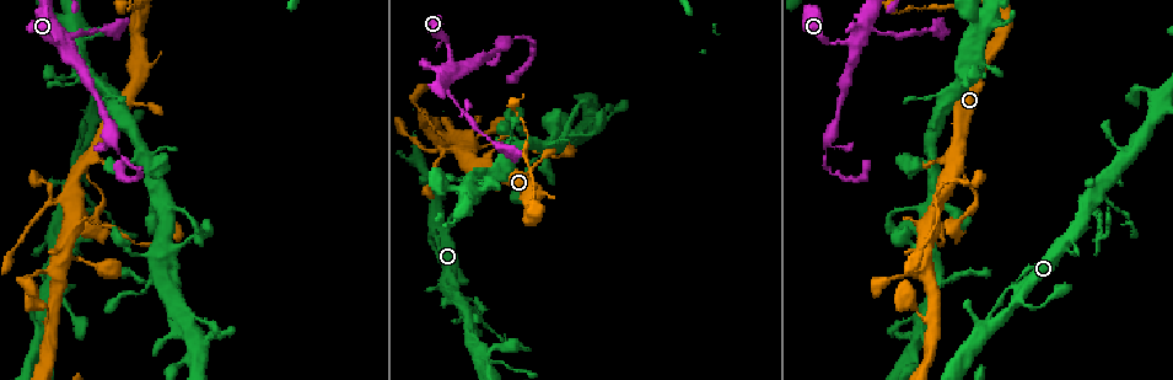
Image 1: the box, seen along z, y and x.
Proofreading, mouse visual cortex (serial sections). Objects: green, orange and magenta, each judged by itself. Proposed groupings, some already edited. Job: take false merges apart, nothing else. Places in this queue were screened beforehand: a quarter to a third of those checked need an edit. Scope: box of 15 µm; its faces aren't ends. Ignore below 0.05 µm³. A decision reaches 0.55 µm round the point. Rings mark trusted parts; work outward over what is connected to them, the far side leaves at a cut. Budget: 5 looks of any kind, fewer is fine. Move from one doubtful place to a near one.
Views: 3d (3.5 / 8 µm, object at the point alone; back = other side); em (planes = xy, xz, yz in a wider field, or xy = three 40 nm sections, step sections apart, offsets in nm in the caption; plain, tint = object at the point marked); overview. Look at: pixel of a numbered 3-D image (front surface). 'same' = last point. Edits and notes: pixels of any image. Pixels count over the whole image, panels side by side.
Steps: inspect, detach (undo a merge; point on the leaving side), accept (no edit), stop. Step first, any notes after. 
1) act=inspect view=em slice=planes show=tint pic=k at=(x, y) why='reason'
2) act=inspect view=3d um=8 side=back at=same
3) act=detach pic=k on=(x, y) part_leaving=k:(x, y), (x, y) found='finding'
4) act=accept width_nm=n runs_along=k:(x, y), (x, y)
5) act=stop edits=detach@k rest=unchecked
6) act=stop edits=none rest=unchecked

act=inspect view=3d um=8 pic=1 at=(80, 163) why='abrupt turn'

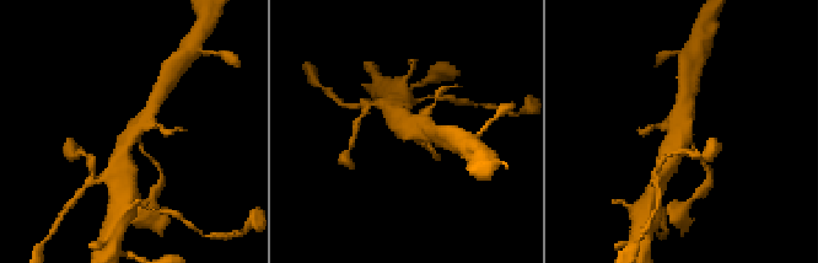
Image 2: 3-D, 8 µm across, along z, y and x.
act=inspect view=3d um=3.5 pic=2 at=(136, 132)

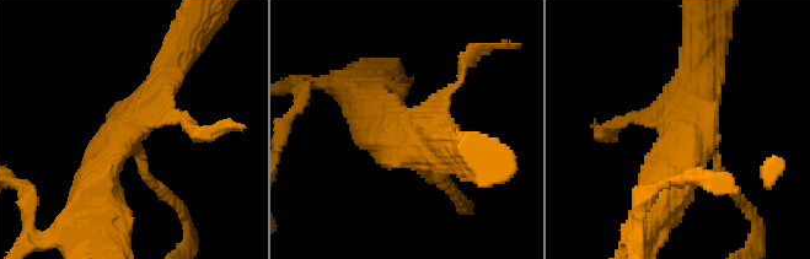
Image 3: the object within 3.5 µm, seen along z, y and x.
act=inspect view=em slice=xy step=1 show=tint pic=3 at=(124, 130) arms=3 arm_widths_nm=150,400,500 why='now the EM'

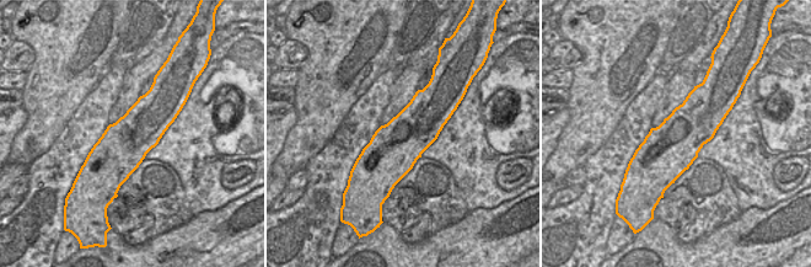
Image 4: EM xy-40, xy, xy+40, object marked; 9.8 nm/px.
act=accept runs_along=3:(173, 64), (106, 155), (95, 197) found='one cell here'

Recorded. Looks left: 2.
act=inspect view=3d um=3.5 pic=1 at=(53, 316)

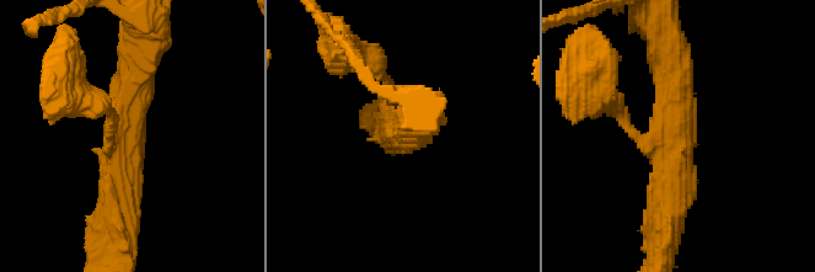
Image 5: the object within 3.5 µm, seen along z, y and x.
act=inspect view=em slice=xy step=2 show=tint pic=5 at=(123, 135) why='shape alone is not enough'

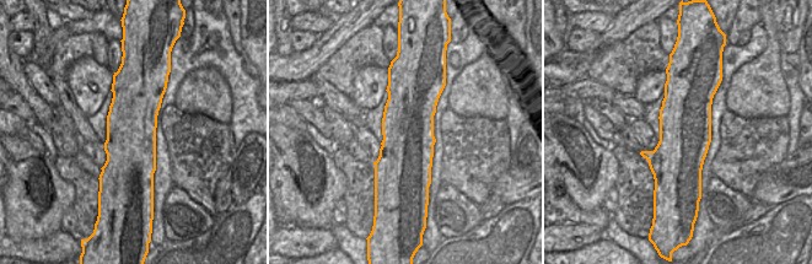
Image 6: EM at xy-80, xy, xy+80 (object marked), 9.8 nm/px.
act=accept runs_along=5:(139, 56), (121, 147), (117, 218) found='all the same cell'

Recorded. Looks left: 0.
act=stop edits=none rest=unchecked

